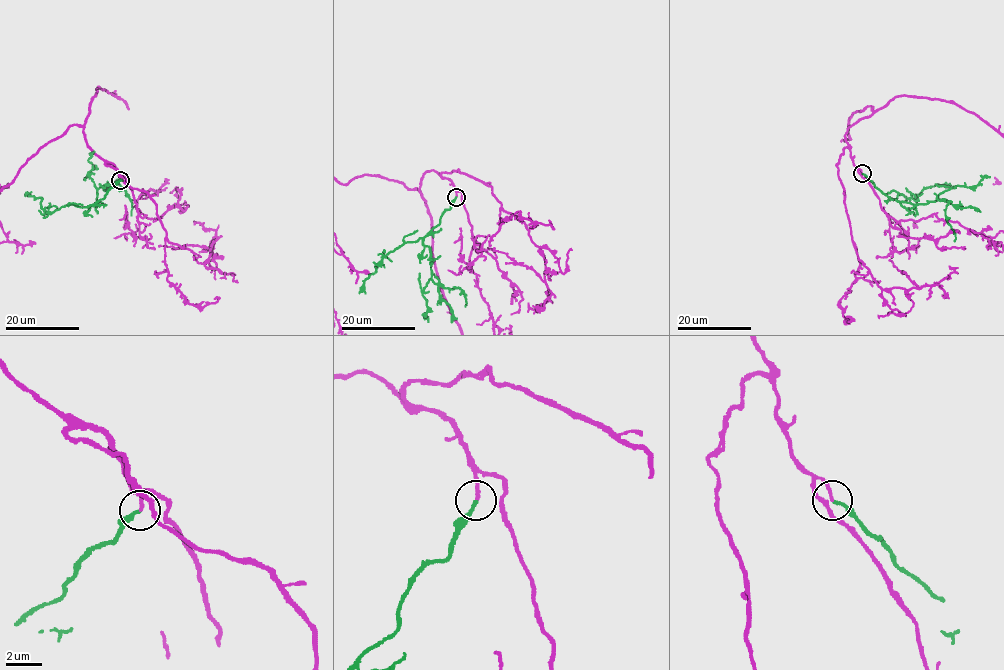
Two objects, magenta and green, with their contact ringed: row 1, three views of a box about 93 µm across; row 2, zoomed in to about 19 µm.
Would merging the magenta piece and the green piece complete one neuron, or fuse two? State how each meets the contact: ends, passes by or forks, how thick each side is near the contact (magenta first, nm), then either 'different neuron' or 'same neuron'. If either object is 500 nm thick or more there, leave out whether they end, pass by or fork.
magenta ends there; green ends there; 150 nm thick on the magenta side, 180 nm on the other; same neuron

